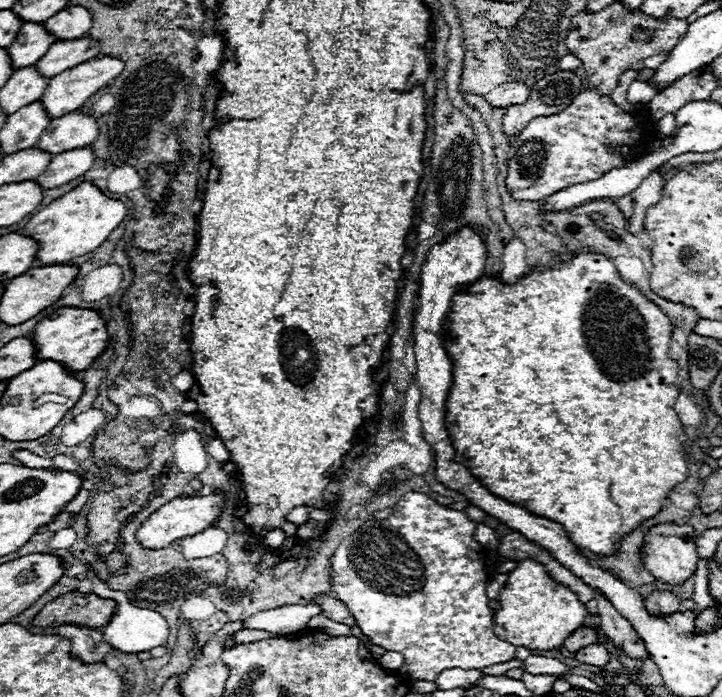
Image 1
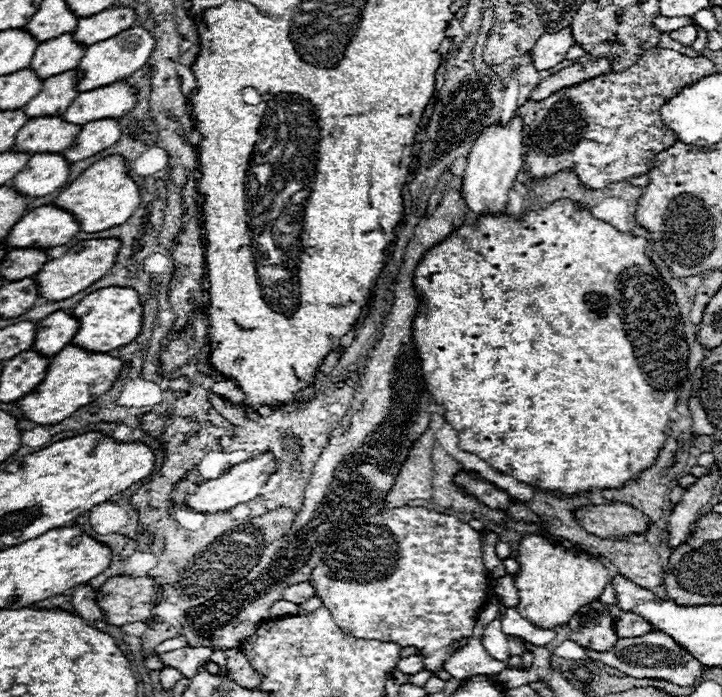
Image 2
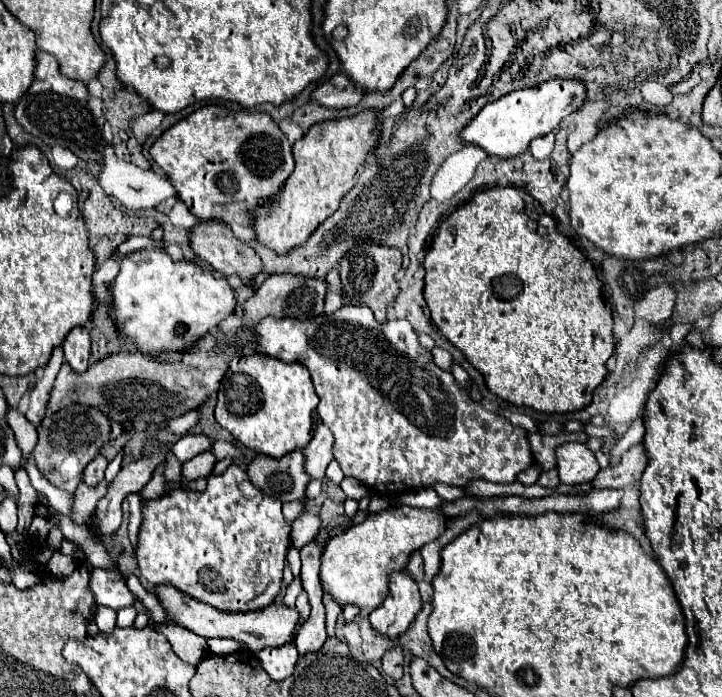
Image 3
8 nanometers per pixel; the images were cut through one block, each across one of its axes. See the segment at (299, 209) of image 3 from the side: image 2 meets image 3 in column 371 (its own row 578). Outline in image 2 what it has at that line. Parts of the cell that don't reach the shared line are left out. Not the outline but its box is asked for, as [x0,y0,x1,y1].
[96,576,160,626]

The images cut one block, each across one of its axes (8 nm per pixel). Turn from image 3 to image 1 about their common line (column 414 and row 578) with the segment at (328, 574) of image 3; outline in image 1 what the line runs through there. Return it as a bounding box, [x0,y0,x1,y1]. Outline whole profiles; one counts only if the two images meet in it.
[494,560,588,650]

